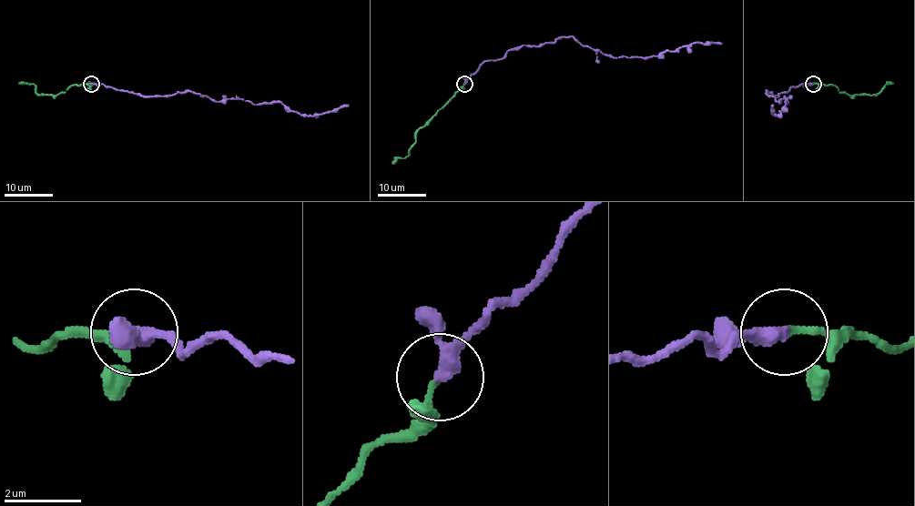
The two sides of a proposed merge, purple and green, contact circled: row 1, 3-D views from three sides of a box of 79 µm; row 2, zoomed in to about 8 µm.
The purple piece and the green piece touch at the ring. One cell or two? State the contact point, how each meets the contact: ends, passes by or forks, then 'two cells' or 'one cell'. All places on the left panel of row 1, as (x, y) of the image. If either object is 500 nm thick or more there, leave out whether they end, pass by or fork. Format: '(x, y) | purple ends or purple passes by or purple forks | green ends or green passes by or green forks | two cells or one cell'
(91, 84) | purple passes by | green ends | one cell

